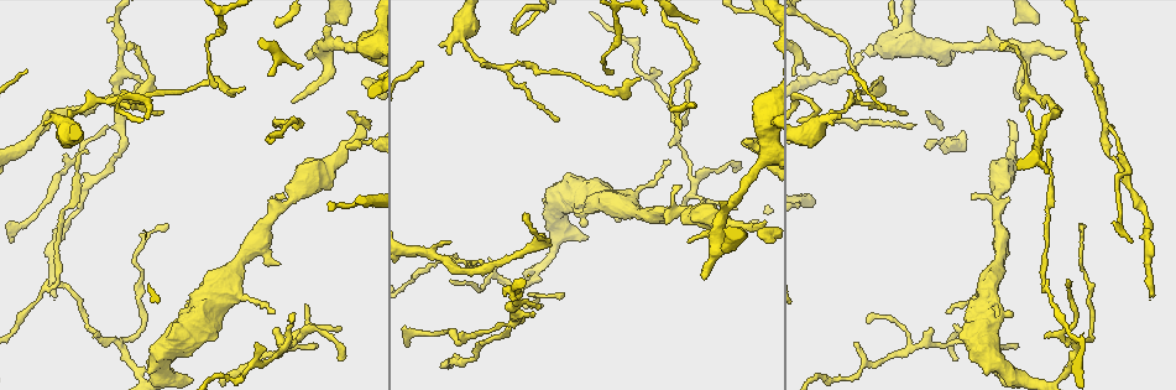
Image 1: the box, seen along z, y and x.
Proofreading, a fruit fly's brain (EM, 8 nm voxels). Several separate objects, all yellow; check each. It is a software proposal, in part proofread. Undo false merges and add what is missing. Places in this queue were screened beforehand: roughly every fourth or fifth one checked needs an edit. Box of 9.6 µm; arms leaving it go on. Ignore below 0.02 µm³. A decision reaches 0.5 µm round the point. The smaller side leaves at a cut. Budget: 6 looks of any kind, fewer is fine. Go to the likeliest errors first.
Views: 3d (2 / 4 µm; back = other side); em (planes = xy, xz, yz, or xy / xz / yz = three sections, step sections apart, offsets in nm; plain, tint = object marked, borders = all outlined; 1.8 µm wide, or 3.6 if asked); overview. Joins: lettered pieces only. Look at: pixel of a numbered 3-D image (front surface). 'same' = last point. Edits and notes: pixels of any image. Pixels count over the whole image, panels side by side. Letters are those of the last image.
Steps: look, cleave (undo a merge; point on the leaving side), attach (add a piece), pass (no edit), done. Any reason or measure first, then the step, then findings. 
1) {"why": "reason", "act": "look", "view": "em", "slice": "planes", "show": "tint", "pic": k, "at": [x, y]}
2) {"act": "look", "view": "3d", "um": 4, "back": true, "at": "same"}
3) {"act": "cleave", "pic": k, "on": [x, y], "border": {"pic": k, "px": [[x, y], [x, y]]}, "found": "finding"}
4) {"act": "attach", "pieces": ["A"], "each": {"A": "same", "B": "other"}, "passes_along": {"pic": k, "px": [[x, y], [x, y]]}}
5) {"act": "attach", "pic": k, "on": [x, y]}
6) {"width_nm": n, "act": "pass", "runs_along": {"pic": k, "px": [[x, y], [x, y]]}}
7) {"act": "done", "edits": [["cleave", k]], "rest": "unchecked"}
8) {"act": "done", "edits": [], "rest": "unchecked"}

{"why": "an open end", "act": "look", "view": "3d", "um": 4, "pic": 1, "at": [308, 51]}

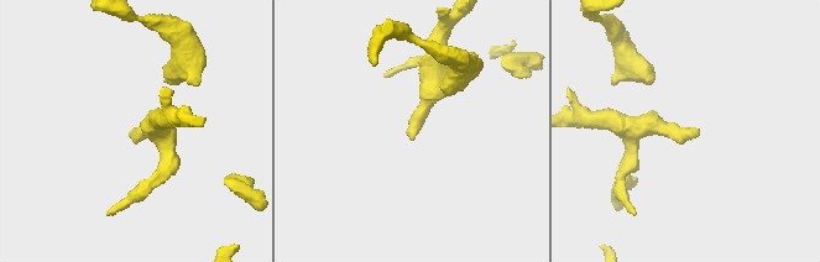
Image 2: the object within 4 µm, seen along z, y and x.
{"why": "need the tissue", "act": "look", "view": "em", "slice": "planes", "show": "borders", "pic": 2, "at": [697, 129]}

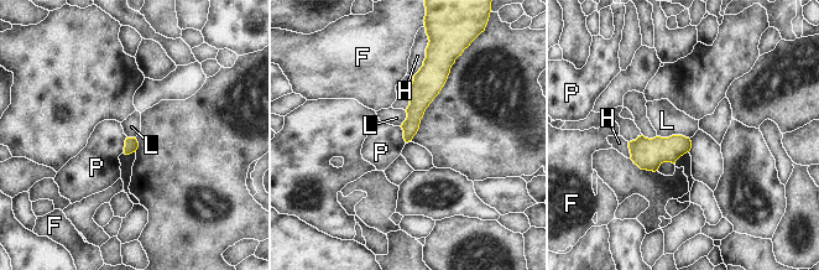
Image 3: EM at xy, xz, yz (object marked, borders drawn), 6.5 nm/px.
{"act": "pass", "each": {"F": "other", "H": "other", "L": "other", "P": "other"}, "found": "no lettered piece goes on from it"}

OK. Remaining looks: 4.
{"why": "thin end", "act": "look", "view": "em", "um": 3.6, "slice": "yz", "step": 8, "show": "borders", "pic": 1, "at": [55, 296]}

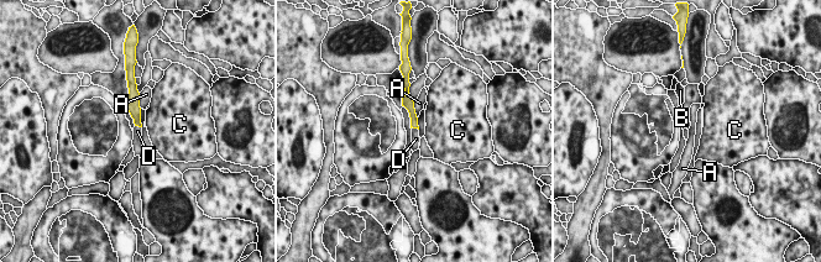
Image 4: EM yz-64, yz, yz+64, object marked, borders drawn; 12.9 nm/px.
{"act": "look", "view": "em", "um": 3.6, "slice": "planes", "show": "borders", "at": "same"}

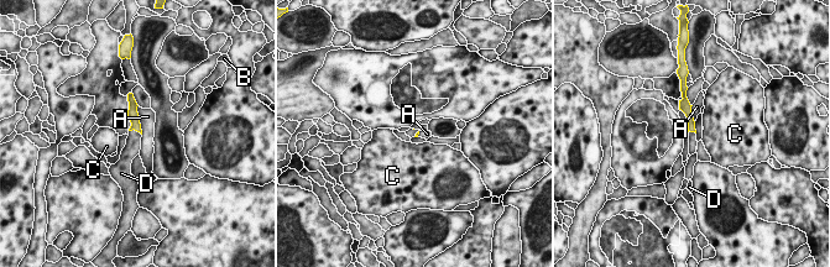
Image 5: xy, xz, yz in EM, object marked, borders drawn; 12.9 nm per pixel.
{"longest_contact_nm": ["A", 380], "act": "attach", "pieces": ["D"], "each": {"A": "other", "B": "other", "C": "other", "D": "same"}, "found": "the cell continues"}

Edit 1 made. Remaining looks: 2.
{"act": "look", "view": "overview"}

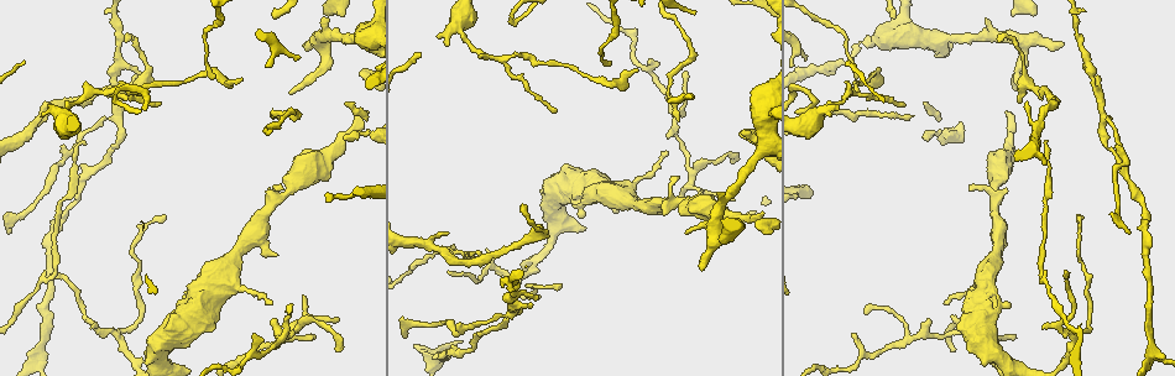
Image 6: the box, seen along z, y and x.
{"why": "tapers out", "act": "look", "view": "em", "slice": "planes", "show": "borders", "pic": 6, "at": [92, 327]}

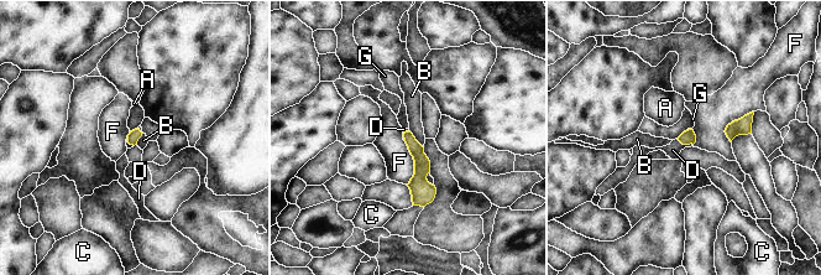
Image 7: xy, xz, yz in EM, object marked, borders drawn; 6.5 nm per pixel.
{"width_nm": 80, "longest_contact_nm": ["F", 300], "act": "attach", "pieces": ["D"], "each": {"A": "other", "B": "other", "C": "other", "D": "same", "F": "other", "G": "other"}, "found": "the cell continues"}

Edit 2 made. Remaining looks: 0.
{"act": "done", "edits": [["attach", 5], ["attach", 7]], "rest": "unchecked"}

